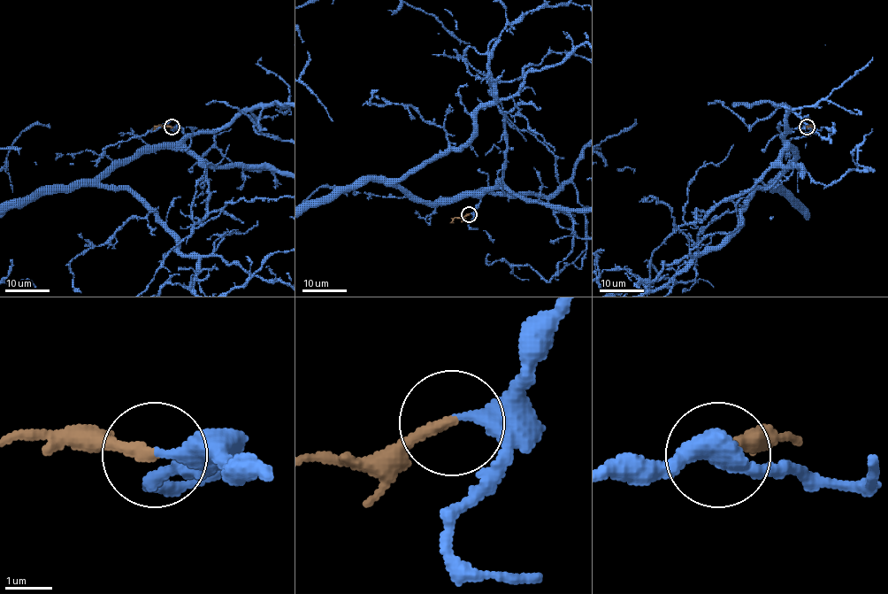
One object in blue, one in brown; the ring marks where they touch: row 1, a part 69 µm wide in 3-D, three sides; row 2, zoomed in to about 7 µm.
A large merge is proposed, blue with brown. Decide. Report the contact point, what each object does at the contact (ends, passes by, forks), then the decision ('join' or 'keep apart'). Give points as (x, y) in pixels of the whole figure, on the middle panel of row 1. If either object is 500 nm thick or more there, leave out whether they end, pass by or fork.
(469, 214) | blue ends | brown ends | join

